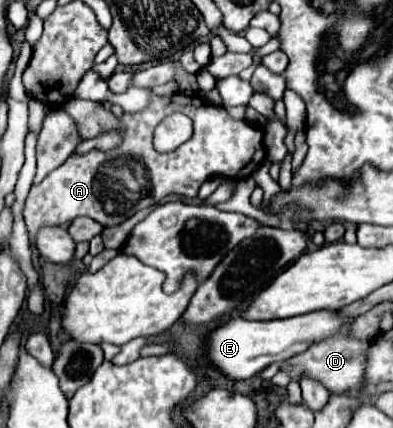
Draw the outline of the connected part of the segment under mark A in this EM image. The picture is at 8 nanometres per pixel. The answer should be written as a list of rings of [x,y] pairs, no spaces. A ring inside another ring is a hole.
[[[181,92],[171,96],[151,94],[145,110],[135,114],[123,112],[121,118],[97,102],[71,98],[65,104],[65,112],[75,120],[81,140],[91,140],[103,132],[119,132],[123,140],[117,148],[107,152],[95,148],[85,156],[67,158],[63,166],[31,188],[23,214],[29,230],[29,248],[35,258],[39,256],[35,236],[41,226],[59,226],[77,216],[89,216],[103,226],[117,226],[167,194],[175,192],[195,198],[199,186],[211,176],[231,174],[223,178],[247,178],[265,158],[263,130],[259,126],[247,120],[233,120],[225,108],[209,106],[199,96],[185,96]],[[171,112],[181,112],[193,120],[193,136],[177,150],[161,154],[153,148],[153,130]]]

